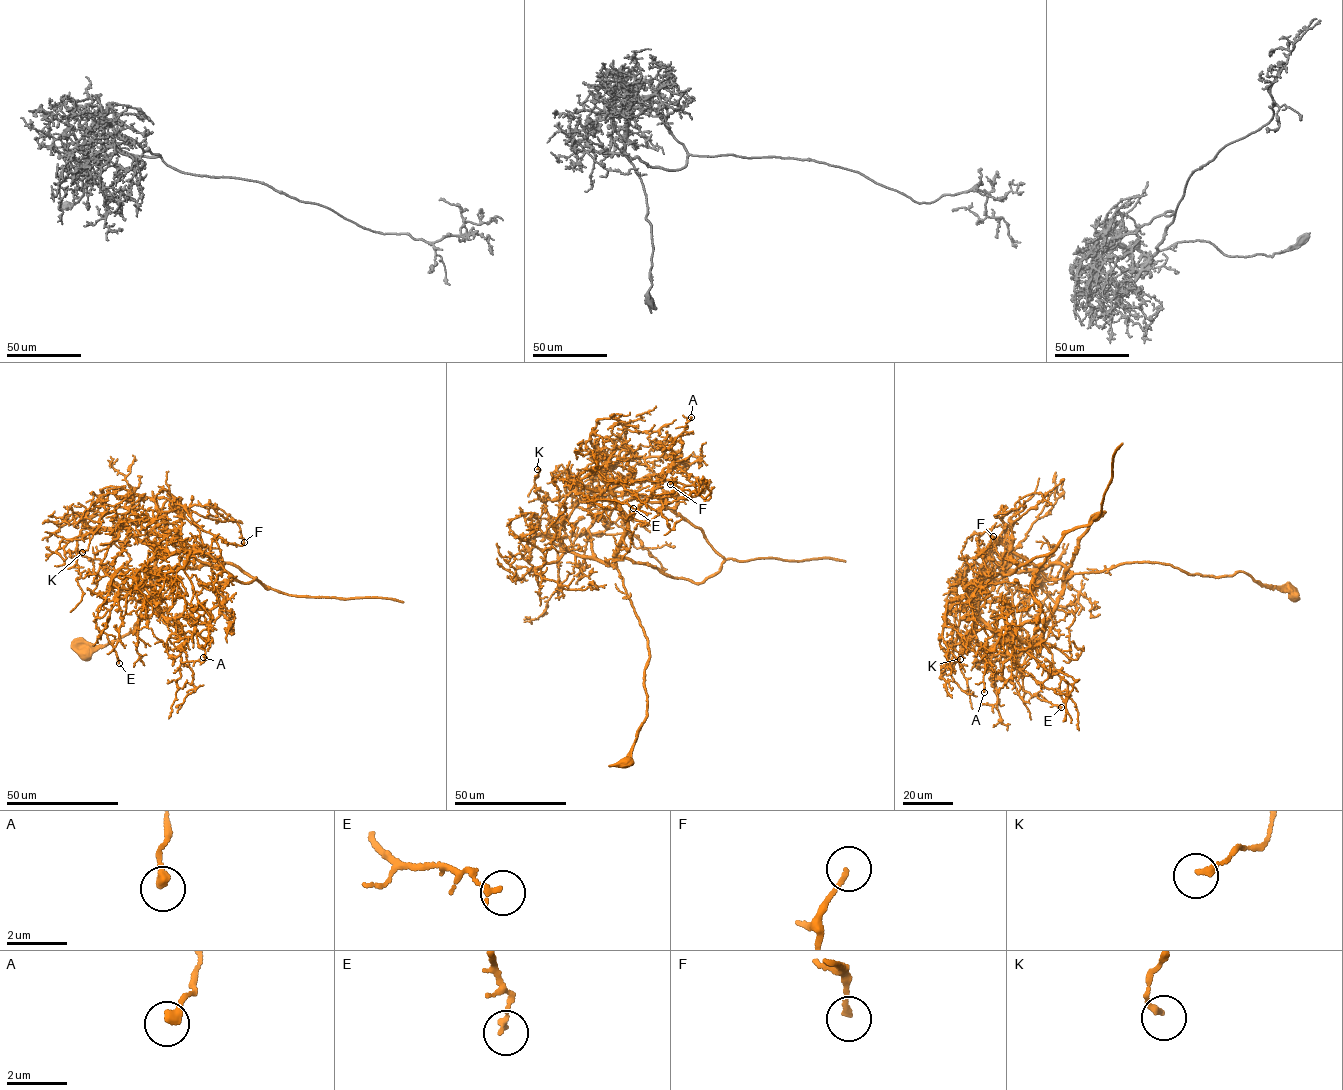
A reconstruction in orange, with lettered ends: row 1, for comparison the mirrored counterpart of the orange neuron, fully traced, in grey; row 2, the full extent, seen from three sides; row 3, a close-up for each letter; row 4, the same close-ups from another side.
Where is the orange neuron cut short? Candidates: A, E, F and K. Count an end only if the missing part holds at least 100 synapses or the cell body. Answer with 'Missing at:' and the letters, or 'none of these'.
Missing at: none of these

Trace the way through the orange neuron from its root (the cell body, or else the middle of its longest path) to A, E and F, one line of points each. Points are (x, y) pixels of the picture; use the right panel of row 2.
A: (1293, 594), (1238, 571), (1216, 577), (1156, 562), (1075, 573), (1040, 640), (1002, 630), (986, 655), (984, 692)
E: (1293, 594), (1238, 571), (1216, 577), (1156, 562), (1075, 573), (1050, 616), (1006, 638), (1019, 686), (1061, 707)
F: (1293, 594), (1238, 571), (1216, 577), (1156, 562), (1073, 573), (1031, 564), (985, 531), (977, 555), (993, 536)

